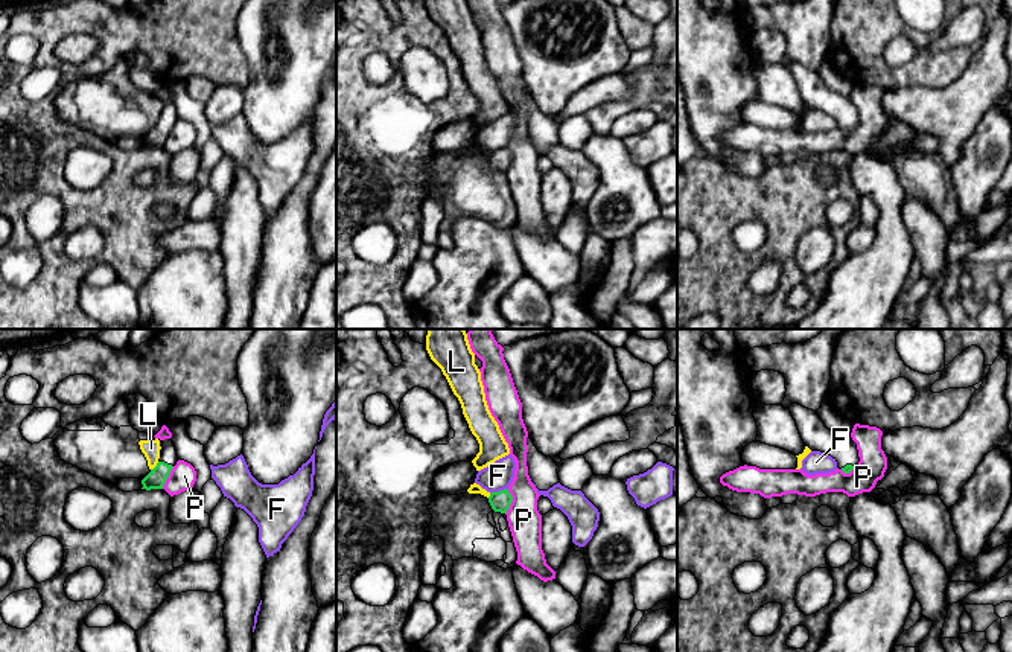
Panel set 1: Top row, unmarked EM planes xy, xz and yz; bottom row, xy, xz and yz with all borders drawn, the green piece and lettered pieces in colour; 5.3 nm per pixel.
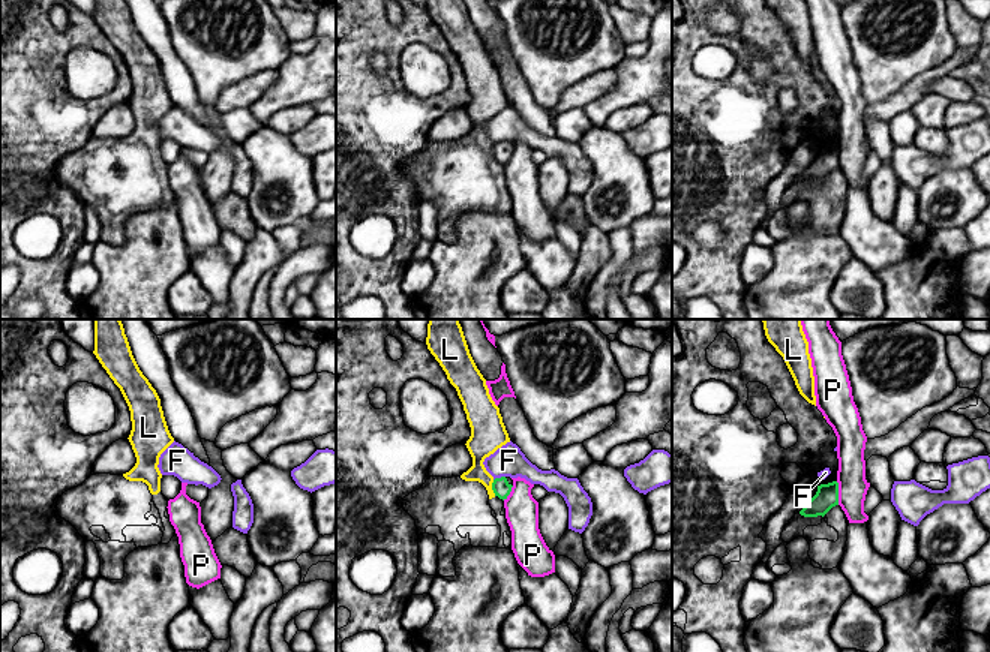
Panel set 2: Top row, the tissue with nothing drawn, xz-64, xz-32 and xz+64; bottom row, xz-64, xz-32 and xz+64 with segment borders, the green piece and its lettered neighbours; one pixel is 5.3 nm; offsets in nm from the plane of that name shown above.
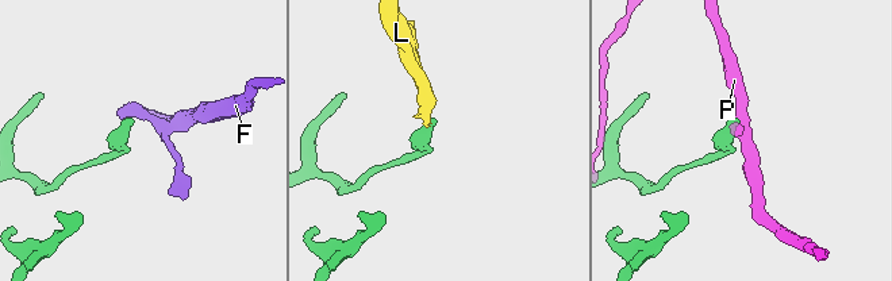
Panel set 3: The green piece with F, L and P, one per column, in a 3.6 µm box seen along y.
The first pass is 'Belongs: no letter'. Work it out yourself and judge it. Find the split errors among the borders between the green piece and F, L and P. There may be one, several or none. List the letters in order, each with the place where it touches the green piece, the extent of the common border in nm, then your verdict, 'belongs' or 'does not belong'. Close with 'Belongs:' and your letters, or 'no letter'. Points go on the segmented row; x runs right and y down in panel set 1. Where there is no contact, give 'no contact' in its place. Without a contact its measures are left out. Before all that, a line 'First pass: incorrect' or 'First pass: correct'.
First pass: correct
F: xz (498, 492) | 100 nm | does not belong
L: xy (155, 466) | 60 nm | does not belong
P: xz (512, 500) | 140 nm | does not belong
Belongs: no letter

